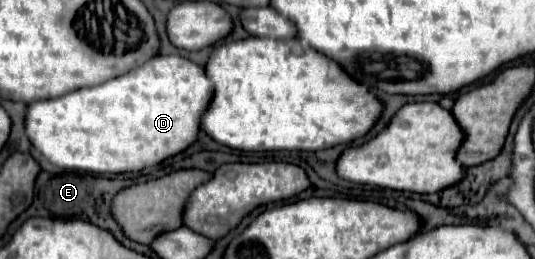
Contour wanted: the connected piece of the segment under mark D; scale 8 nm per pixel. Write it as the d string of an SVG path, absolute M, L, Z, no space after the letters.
M154 56L150 62L98 86L86 86L58 98L30 102L24 114L24 128L32 146L58 168L96 174L134 172L186 150L196 140L200 130L198 120L208 108L210 96L212 82L204 76L202 66L182 56Z

